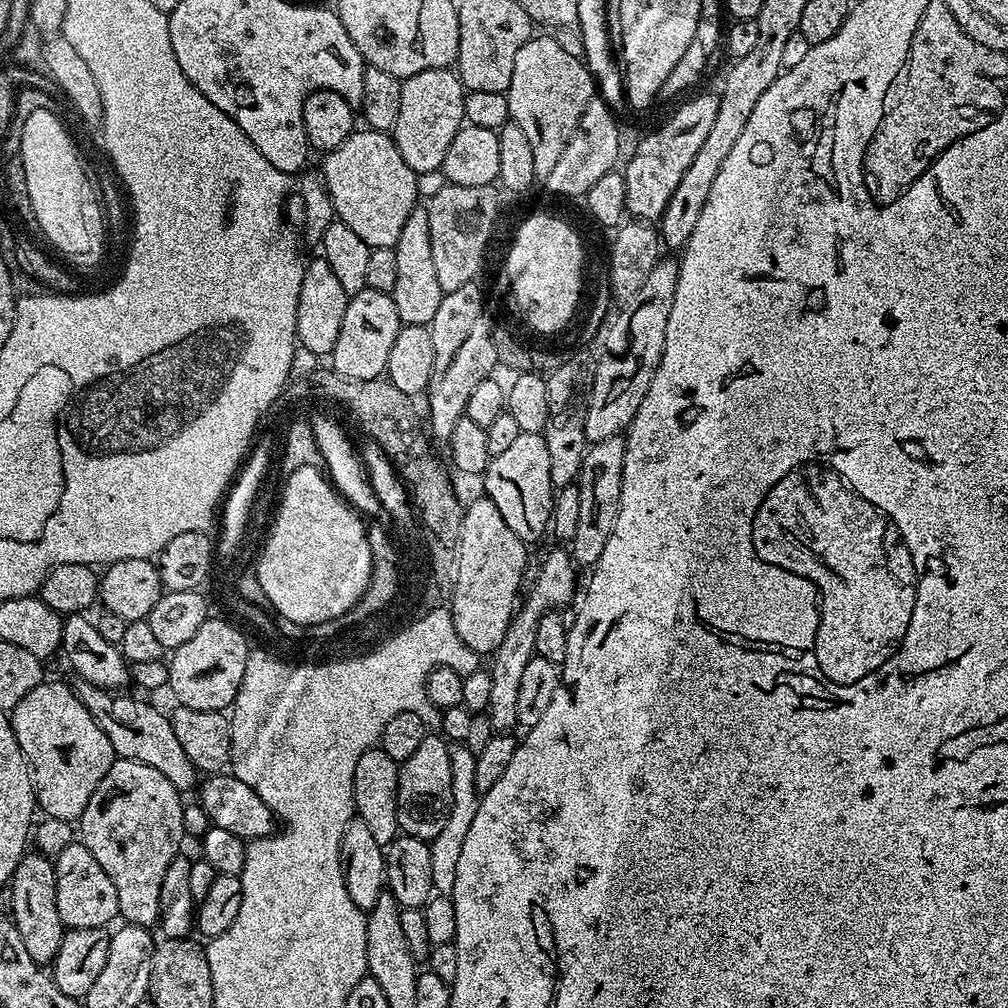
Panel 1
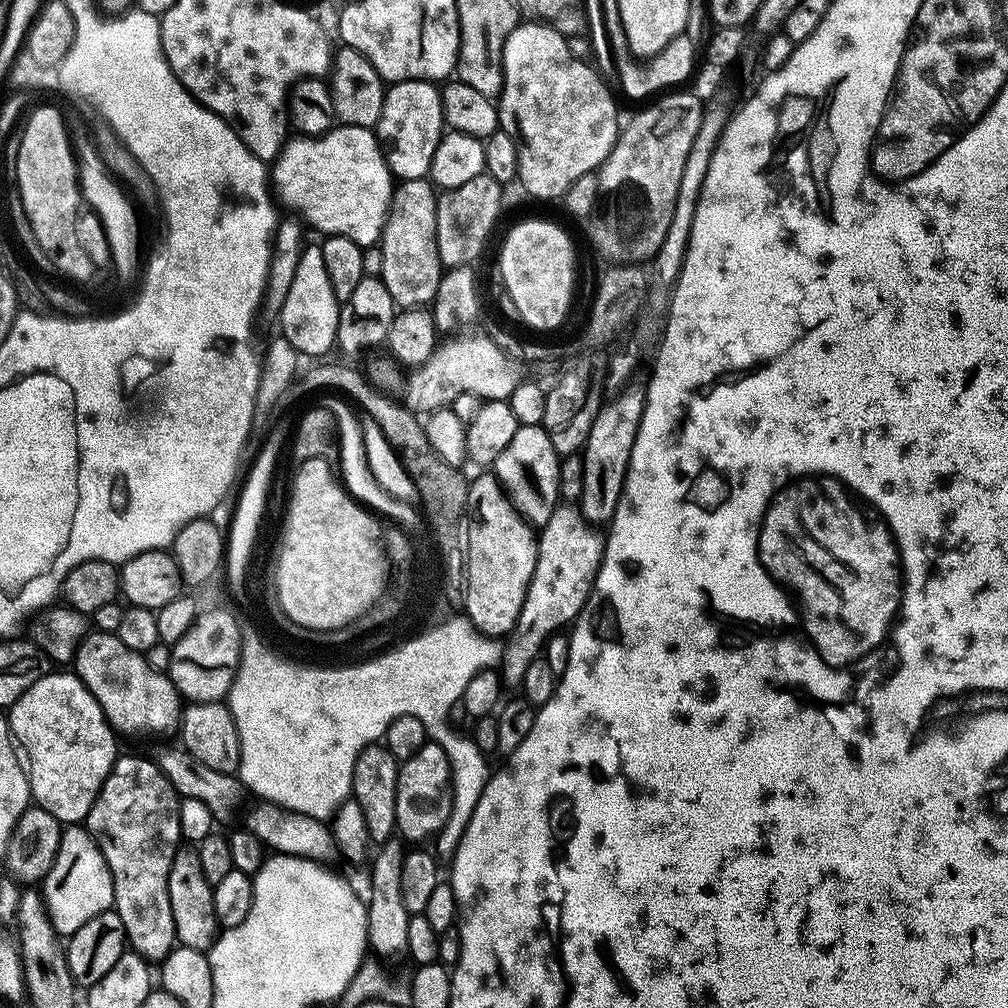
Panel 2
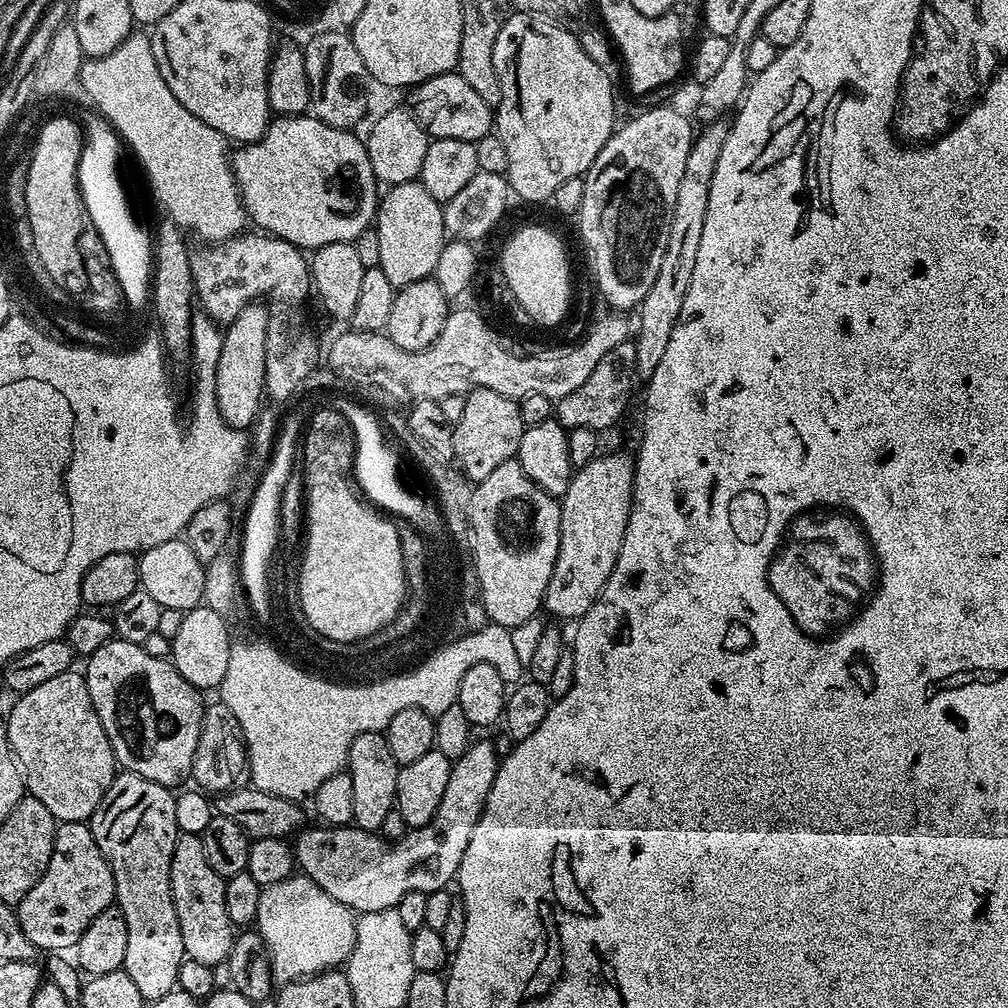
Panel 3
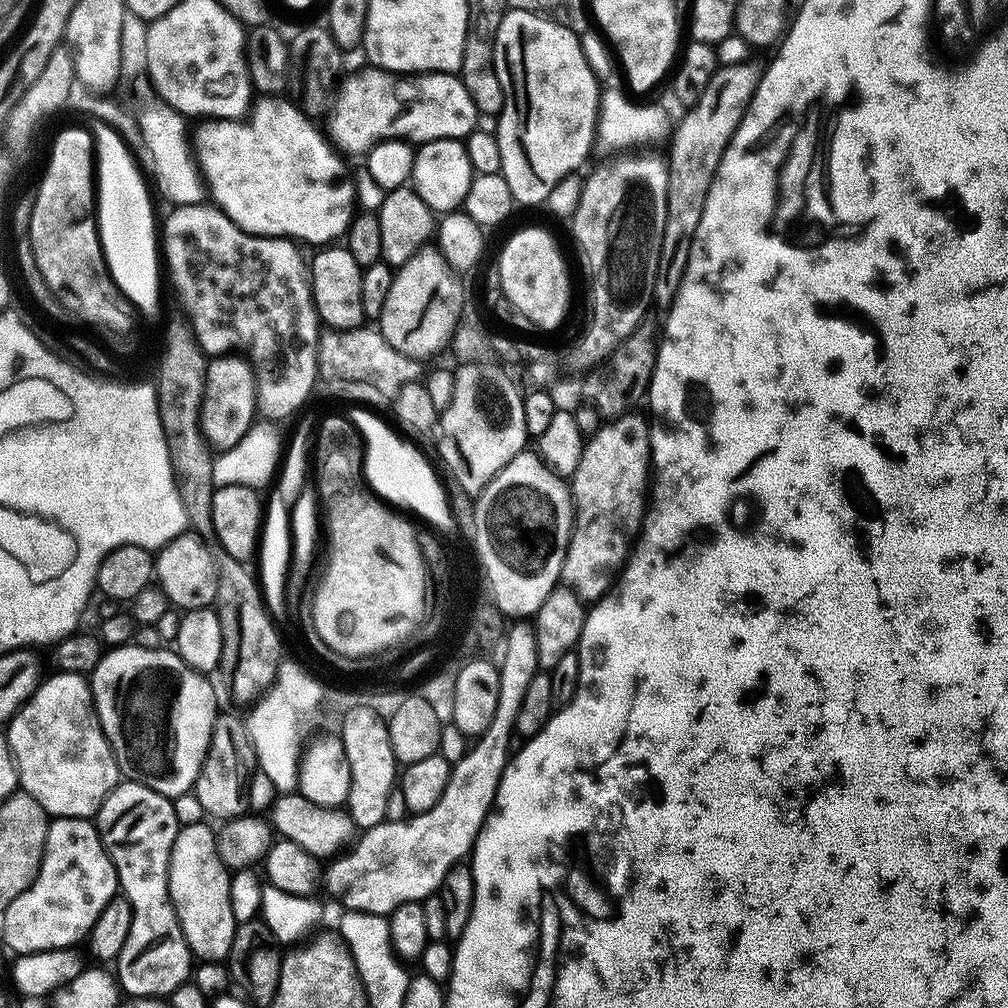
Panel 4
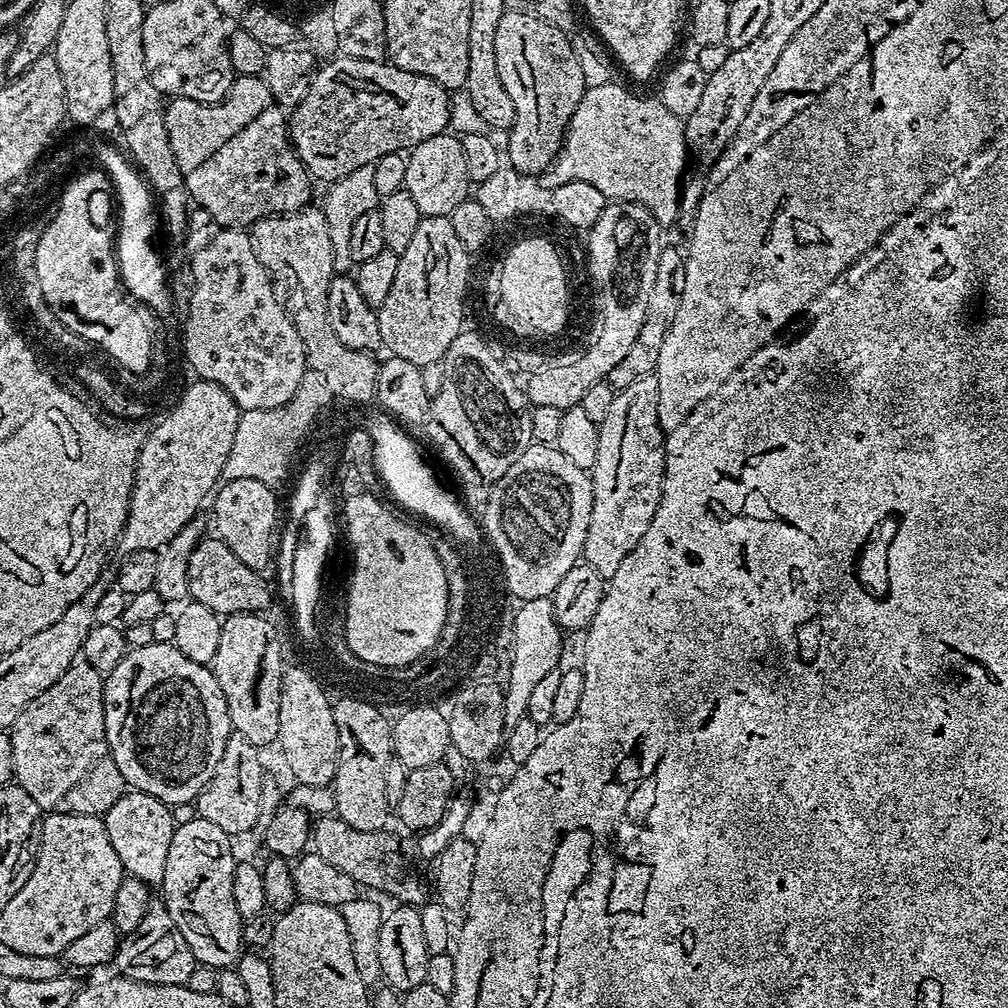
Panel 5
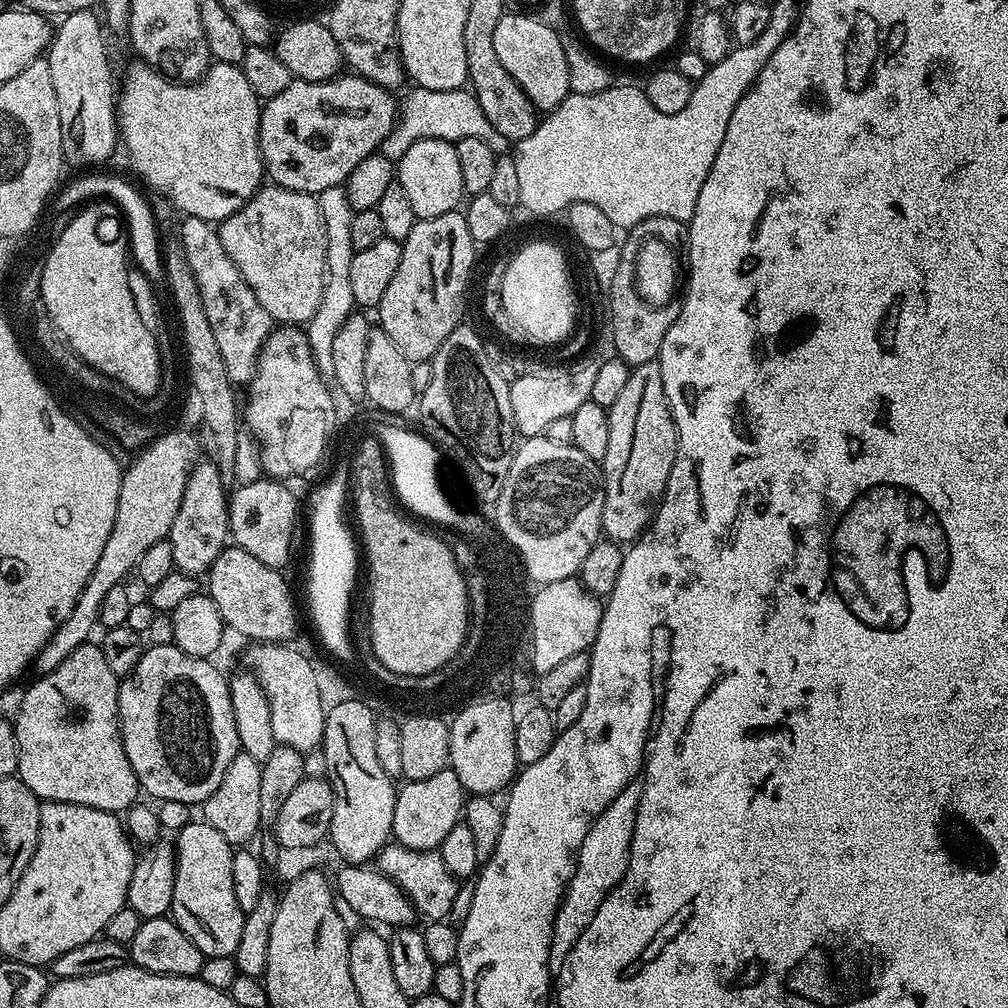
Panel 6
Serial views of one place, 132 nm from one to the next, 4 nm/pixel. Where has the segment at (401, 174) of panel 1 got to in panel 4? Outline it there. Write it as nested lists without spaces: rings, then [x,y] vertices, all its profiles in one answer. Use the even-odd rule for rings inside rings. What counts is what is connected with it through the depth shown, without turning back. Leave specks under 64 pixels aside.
[[[264,94],[259,97],[251,105],[250,111],[246,118],[238,120],[213,120],[205,119],[193,131],[190,136],[190,147],[194,153],[194,159],[199,167],[200,175],[206,185],[206,192],[214,201],[217,208],[221,208],[223,212],[229,216],[233,222],[243,230],[255,236],[274,236],[277,238],[291,238],[293,241],[301,242],[305,240],[308,244],[316,244],[315,246],[328,246],[345,235],[348,231],[348,224],[352,221],[354,215],[354,185],[353,177],[350,175],[350,168],[343,164],[341,153],[335,147],[330,146],[326,139],[325,133],[315,128],[313,121],[304,115],[302,109],[299,108],[291,99],[280,100],[279,95]]]

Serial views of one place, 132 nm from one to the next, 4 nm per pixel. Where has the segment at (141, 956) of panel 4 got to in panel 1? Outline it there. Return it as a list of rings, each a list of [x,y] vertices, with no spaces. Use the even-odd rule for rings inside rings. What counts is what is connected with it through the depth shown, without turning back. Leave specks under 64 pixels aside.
[[[117,758],[106,770],[106,778],[98,782],[94,794],[90,794],[88,811],[80,815],[78,832],[82,842],[98,858],[98,866],[106,870],[110,882],[114,882],[114,890],[118,894],[120,916],[127,923],[152,926],[160,918],[160,899],[162,898],[162,877],[166,875],[166,866],[181,855],[180,843],[186,840],[182,814],[185,801],[182,793],[166,778],[166,774],[158,774],[154,766],[143,764],[137,760],[121,760]]]

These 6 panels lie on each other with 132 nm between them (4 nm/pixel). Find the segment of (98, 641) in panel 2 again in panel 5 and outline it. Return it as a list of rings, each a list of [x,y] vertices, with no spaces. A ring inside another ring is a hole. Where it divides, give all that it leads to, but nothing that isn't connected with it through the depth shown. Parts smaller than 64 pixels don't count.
[[[154,643],[128,649],[122,662],[104,676],[104,721],[106,742],[125,785],[150,794],[169,806],[195,801],[206,782],[214,778],[214,770],[218,770],[218,761],[222,759],[222,750],[226,750],[226,742],[233,733],[226,698],[211,667],[190,662],[190,658],[186,658],[175,643]]]

